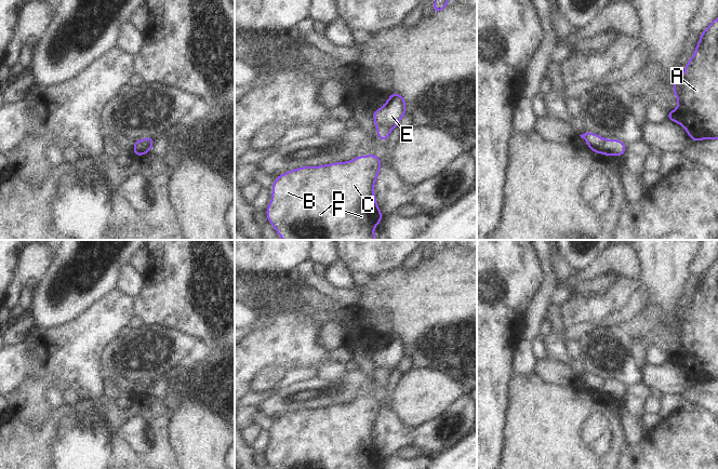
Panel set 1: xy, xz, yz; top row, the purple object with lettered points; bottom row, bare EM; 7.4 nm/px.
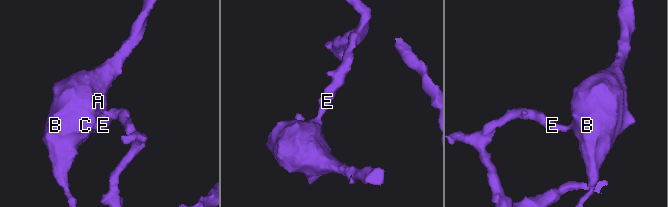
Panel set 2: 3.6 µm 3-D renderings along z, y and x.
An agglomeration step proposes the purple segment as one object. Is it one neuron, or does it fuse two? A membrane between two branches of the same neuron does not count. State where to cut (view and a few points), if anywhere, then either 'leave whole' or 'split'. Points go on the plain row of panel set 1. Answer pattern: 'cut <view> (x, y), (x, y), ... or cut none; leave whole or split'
cut xz (376, 366), (383, 366), (391, 371); split

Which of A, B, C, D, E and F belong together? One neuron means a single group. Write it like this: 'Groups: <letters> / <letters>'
Groups: A B C D F / E

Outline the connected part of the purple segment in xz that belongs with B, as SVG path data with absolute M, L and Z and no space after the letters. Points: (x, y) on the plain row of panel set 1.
M369 397L348 404L302 408L278 417L271 428L272 441L266 452L268 464L274 469L376 469L384 458L374 439L374 426L381 410L381 401Z

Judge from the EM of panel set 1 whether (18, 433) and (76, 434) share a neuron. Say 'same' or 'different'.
same

